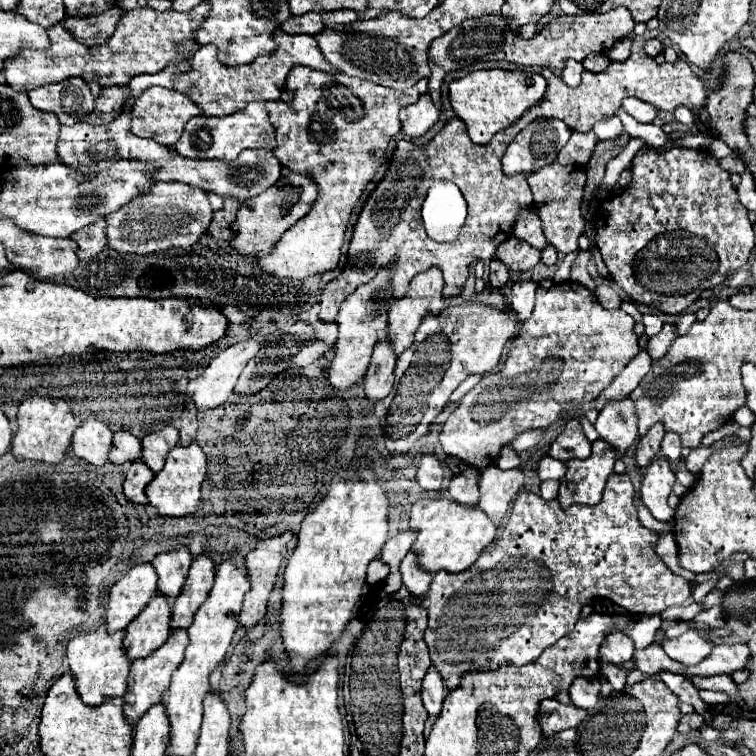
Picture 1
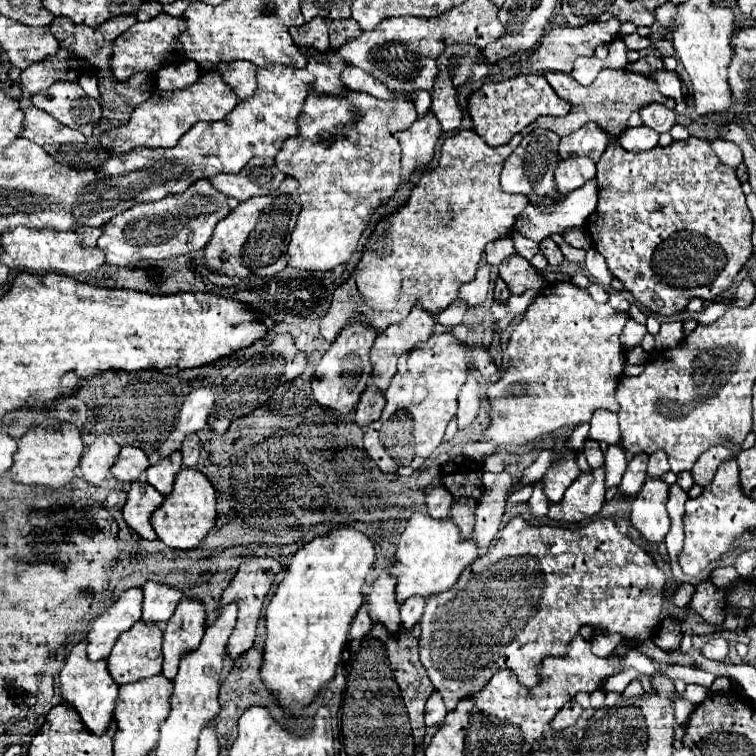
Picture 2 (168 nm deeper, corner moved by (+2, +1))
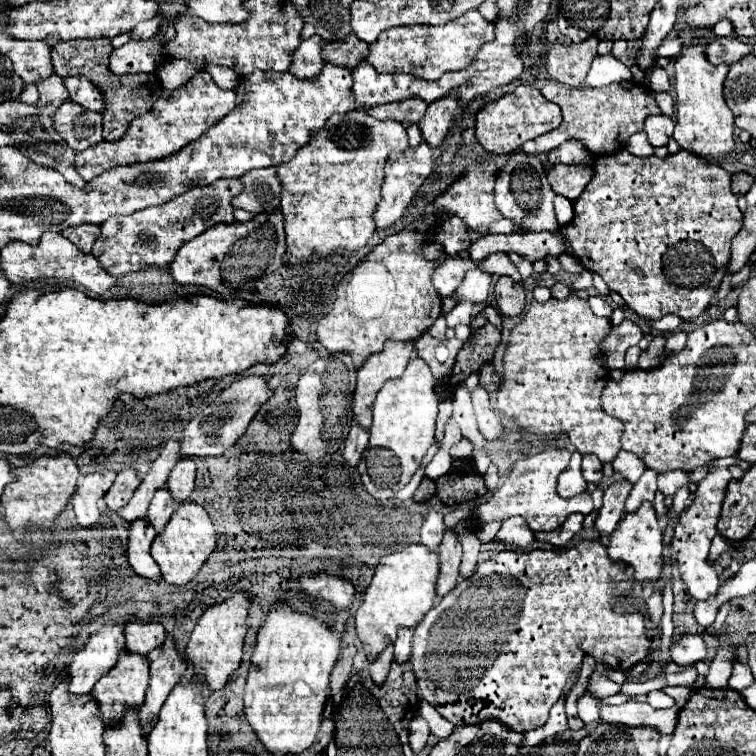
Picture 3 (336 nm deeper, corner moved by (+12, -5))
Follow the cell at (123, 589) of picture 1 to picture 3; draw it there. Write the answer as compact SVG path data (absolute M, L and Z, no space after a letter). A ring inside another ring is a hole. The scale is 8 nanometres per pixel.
M104 625L96 635L90 637L86 647L72 657L68 675L68 691L72 695L86 695L92 691L94 683L104 677L120 657L124 649L124 627Z

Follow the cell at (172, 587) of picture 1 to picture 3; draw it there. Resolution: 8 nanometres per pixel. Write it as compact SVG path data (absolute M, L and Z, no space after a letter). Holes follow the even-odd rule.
M126 623L124 625L124 635L126 635L126 651L128 653L138 653L138 655L148 655L152 649L160 647L166 639L164 627L160 623Z

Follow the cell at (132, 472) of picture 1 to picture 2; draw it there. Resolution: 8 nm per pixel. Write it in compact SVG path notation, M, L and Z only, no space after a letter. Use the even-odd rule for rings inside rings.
M134 481L128 491L128 499L124 505L124 519L126 523L140 533L144 539L156 539L156 533L150 525L150 515L162 503L162 495L144 481Z

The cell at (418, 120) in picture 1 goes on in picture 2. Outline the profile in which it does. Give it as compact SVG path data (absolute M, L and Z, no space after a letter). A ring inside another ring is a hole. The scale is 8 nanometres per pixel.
M432 111L414 121L410 129L398 133L402 145L402 179L408 179L414 169L426 169L434 157L434 147L442 129Z

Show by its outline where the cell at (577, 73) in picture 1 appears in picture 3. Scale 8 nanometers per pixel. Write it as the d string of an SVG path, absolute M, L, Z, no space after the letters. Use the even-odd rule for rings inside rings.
M675 38L669 42L664 42L662 47L658 49L658 57L678 57L681 53L683 44L684 43L682 38Z

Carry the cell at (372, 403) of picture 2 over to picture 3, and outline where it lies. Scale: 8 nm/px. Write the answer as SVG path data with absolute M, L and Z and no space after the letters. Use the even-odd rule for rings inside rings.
M352 425L350 433L348 433L346 441L344 441L344 451L342 451L346 467L352 467L352 469L358 467L366 447L368 447L368 431L364 431L358 425Z

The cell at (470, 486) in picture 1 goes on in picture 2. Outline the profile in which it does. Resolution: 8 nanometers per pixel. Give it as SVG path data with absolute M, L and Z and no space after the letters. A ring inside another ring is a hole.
M456 499L452 509L450 509L450 517L460 527L462 537L472 537L472 531L474 531L474 509L476 509L476 501L474 499Z

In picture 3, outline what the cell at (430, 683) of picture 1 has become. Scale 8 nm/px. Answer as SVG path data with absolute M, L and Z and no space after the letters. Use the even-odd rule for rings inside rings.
M418 715L418 717L412 719L408 733L410 733L410 747L412 747L412 751L420 753L426 747L426 741L428 741L428 735L430 735L428 723Z

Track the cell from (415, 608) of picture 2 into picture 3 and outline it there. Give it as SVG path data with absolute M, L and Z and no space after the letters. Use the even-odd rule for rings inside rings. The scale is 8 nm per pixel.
M400 629L398 639L394 643L394 659L396 659L396 663L410 661L410 653L412 653L412 629Z

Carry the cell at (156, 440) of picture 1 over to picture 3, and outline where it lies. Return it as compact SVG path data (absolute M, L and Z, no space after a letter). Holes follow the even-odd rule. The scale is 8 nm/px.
M168 489L156 491L150 509L148 509L148 523L156 529L156 533L164 531L168 519L172 517L172 511L176 511L176 503L172 501L172 495Z

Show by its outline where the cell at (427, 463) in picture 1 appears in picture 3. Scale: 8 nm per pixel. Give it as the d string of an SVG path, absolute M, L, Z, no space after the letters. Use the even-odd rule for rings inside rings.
M430 511L420 529L420 535L422 535L420 543L426 545L428 551L438 551L440 539L444 539L444 531L446 531L446 525L442 521L442 515L436 511Z

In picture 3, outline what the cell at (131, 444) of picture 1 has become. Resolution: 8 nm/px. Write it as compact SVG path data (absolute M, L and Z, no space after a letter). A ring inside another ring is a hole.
M126 467L124 471L120 471L114 485L110 487L110 491L104 497L108 509L112 513L116 513L120 507L124 507L130 501L130 497L134 495L138 485L140 485L140 477L138 477L138 473L134 469Z

